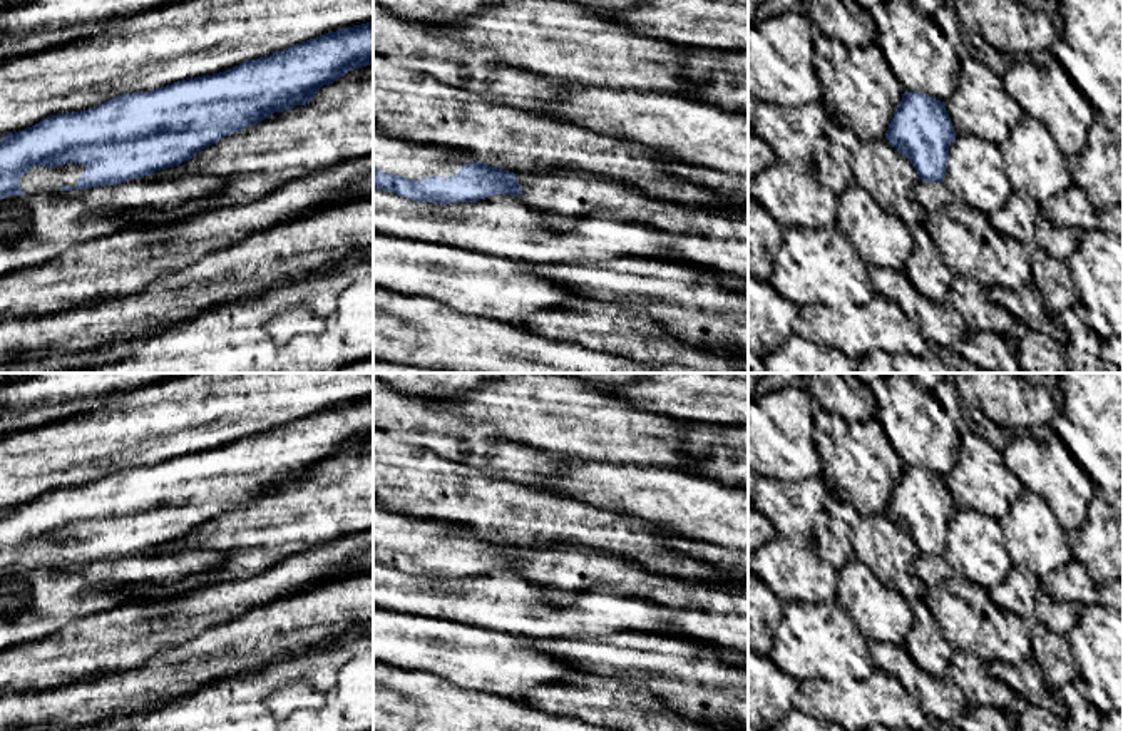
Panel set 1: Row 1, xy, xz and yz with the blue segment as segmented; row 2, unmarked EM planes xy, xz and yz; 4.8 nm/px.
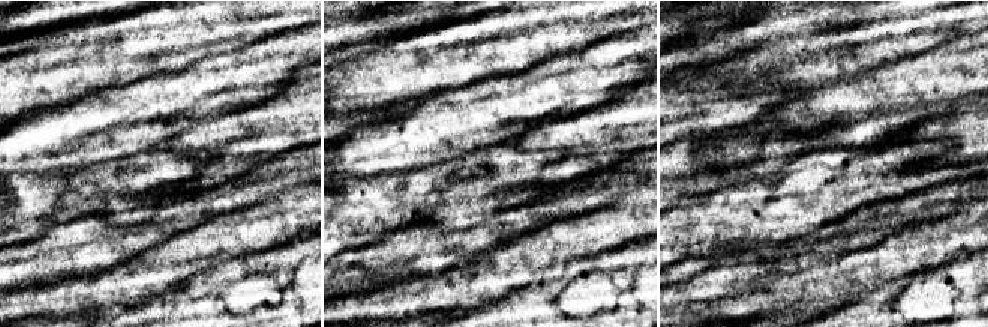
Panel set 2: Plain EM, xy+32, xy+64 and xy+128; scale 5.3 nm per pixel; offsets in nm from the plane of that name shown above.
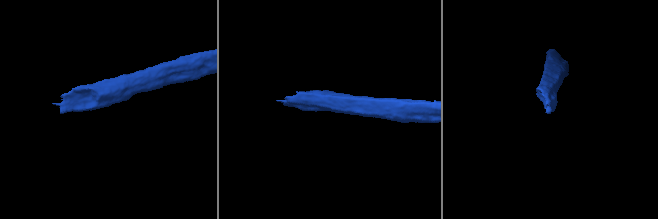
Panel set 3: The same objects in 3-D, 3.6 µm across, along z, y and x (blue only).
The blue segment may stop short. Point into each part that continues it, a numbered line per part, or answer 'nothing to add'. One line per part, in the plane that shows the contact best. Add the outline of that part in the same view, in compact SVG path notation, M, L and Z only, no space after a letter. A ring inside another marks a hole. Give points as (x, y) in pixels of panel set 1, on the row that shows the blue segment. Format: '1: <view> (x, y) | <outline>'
1: xy (41, 178) | M64 164L54 169L47 166L33 166L20 177L20 189L25 192L55 192L64 186L75 187L87 166Z

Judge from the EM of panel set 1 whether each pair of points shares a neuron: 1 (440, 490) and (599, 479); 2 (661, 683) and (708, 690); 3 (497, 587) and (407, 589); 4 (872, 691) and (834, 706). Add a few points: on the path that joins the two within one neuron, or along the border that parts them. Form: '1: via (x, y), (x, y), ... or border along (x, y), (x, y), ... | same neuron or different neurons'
1: border along (571, 497), (608, 511) | different neurons
2: via (673, 690), (697, 690) | same neuron
3: via (476, 594), (429, 594) | same neuron
4: via (862, 701), (844, 703) | same neuron

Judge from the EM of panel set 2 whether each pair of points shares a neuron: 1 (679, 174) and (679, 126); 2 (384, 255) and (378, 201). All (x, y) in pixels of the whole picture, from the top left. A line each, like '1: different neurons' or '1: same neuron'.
1: different neurons
2: different neurons

